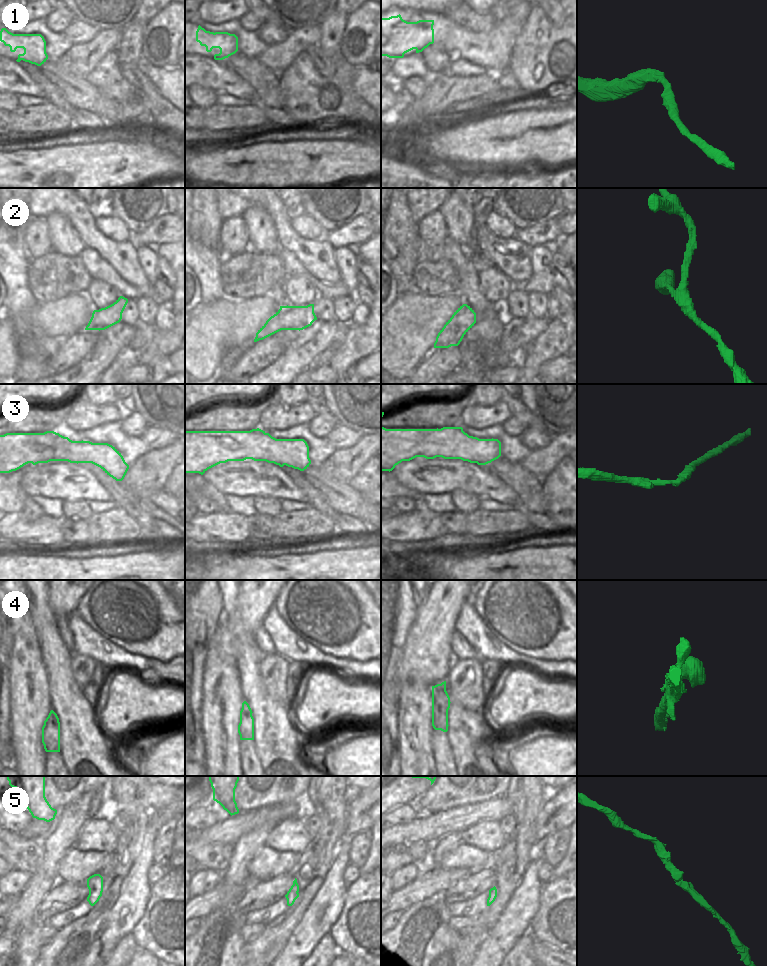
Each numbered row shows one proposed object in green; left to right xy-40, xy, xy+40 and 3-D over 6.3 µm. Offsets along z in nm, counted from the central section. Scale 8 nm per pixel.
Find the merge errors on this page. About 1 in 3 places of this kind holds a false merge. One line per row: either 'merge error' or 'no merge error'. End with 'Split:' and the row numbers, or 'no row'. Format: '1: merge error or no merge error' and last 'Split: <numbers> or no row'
1: merge error
2: no merge error
3: no merge error
4: no merge error
5: no merge error
Split: 1

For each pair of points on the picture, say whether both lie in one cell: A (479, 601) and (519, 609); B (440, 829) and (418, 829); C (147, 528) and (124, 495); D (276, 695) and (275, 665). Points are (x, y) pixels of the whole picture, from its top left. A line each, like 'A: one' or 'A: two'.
A: one
B: one
C: one
D: one

